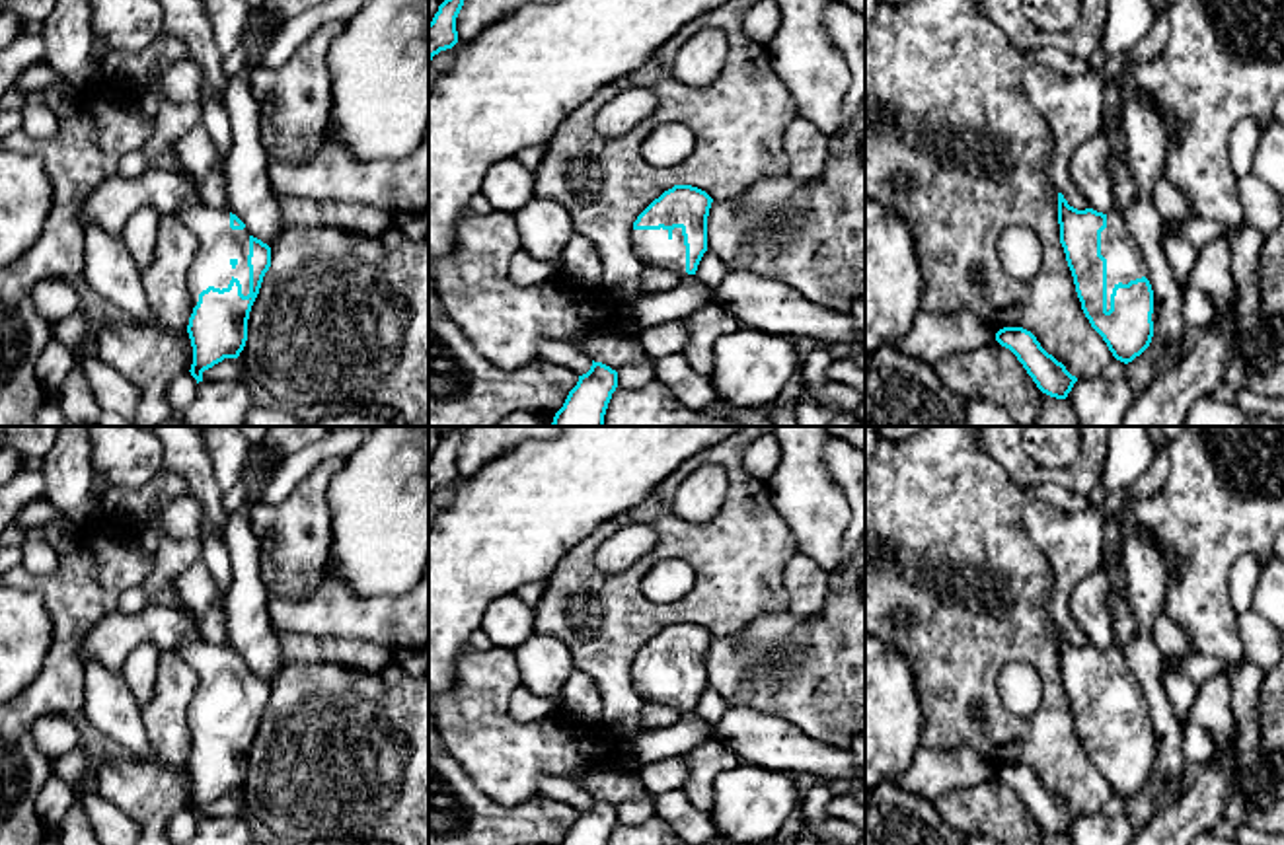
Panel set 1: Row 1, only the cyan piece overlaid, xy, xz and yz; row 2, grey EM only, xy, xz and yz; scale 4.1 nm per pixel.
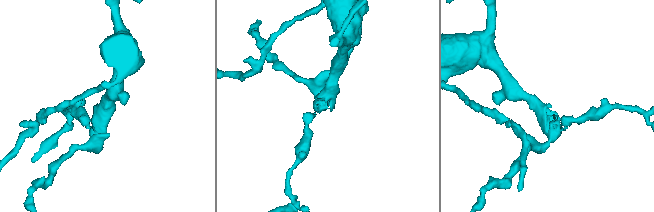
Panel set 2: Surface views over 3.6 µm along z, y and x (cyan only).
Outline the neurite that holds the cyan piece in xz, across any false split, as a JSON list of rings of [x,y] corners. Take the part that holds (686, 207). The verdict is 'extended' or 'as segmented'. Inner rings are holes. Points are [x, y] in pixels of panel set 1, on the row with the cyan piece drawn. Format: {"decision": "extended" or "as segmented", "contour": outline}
{"decision": "extended", "contour": [[[674,185],[633,222],[631,247],[643,265],[696,275],[707,251],[707,216],[713,199],[692,185]]]}

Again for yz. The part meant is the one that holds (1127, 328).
{"decision": "extended", "contour": [[[1058,193],[1060,243],[1074,276],[1081,310],[1113,356],[1124,364],[1140,356],[1153,337],[1153,290],[1144,255],[1124,226],[1124,214],[1077,210]]]}

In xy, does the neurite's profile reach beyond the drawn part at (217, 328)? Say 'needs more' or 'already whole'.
needs more

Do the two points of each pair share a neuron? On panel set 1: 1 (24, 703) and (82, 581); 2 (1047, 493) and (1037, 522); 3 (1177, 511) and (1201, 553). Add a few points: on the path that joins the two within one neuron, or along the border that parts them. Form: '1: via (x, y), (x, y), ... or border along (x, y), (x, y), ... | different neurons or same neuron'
1: via (55, 676), (75, 612) | same neuron
2: border along (1029, 497), (1068, 511), (1090, 509) | different neurons
3: via (1185, 520), (1201, 544) | same neuron

